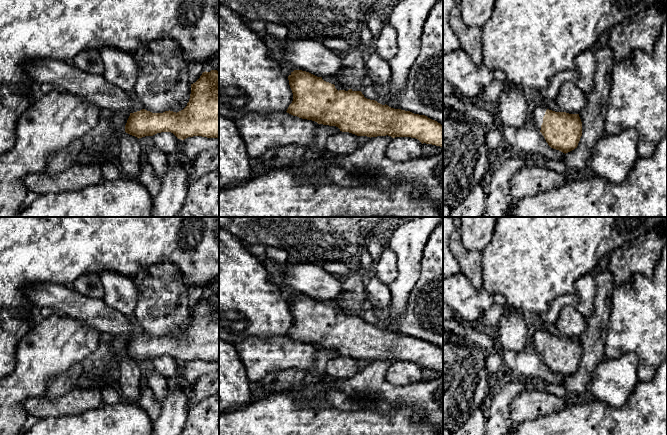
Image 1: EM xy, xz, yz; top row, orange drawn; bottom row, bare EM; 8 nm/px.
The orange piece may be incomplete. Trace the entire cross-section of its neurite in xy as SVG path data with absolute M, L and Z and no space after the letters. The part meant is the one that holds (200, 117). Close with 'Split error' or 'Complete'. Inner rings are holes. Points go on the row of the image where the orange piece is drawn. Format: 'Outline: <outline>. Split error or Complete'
Outline: M219 71L203 72L200 78L191 84L187 106L177 113L170 110L163 113L152 113L145 109L130 113L125 132L138 139L161 132L171 132L181 140L193 136L219 138Z. Complete

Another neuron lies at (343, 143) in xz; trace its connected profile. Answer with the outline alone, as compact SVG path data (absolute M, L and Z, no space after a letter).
M338 132L327 138L326 151L335 155L350 155L360 146L358 136L349 132Z

